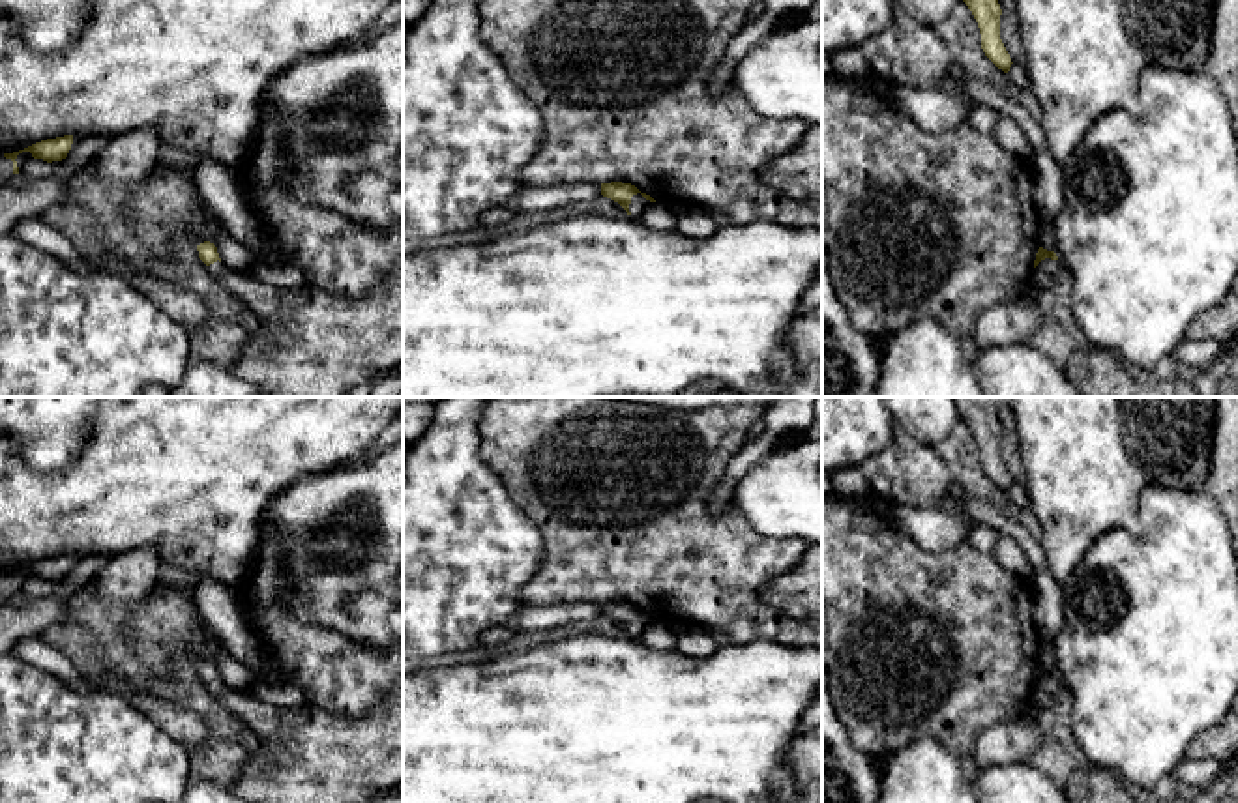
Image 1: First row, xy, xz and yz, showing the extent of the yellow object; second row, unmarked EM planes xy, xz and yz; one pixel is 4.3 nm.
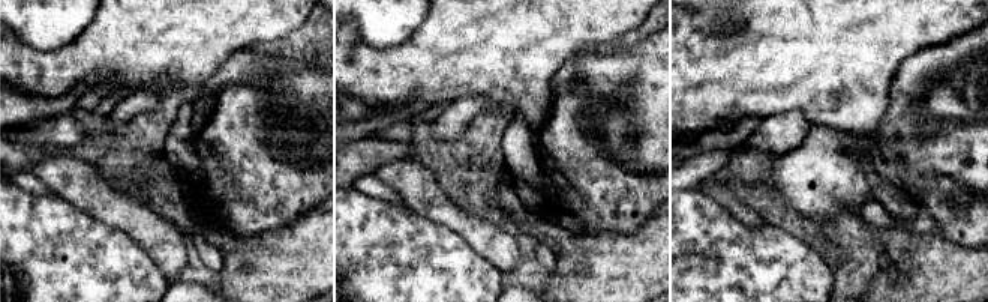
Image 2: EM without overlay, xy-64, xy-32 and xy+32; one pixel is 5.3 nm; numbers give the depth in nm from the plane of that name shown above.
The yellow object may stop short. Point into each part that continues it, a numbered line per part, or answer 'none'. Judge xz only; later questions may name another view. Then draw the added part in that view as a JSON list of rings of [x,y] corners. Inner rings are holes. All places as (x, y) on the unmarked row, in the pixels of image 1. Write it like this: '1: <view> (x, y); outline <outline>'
1: xz (639, 622); outline [[[641,612],[631,616],[629,631],[631,636],[641,636],[642,629],[648,627],[652,621],[646,620]]]

